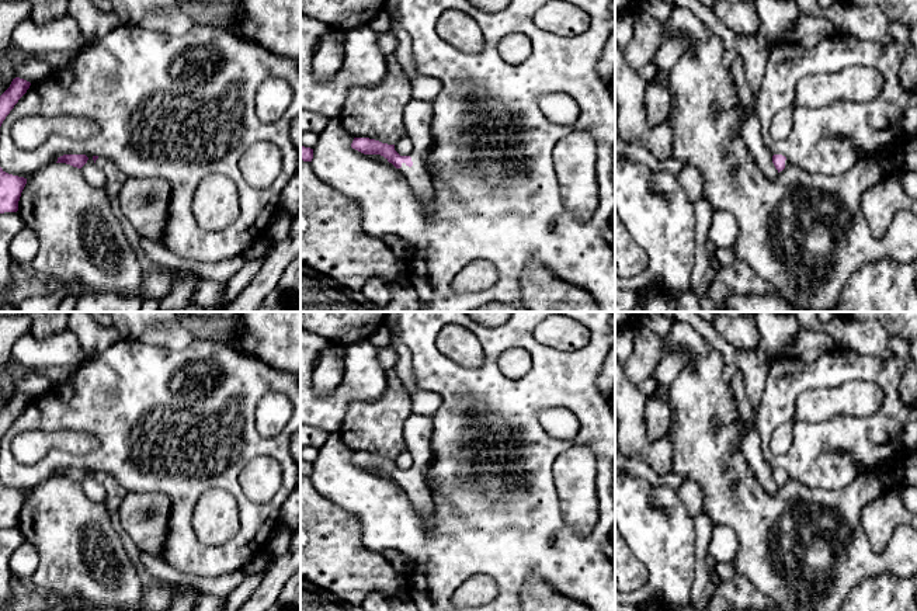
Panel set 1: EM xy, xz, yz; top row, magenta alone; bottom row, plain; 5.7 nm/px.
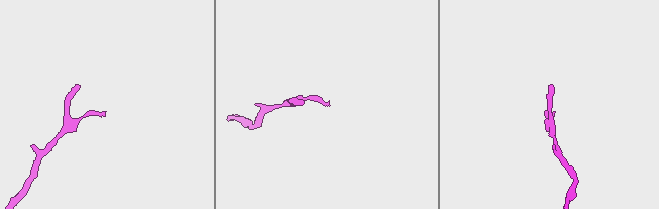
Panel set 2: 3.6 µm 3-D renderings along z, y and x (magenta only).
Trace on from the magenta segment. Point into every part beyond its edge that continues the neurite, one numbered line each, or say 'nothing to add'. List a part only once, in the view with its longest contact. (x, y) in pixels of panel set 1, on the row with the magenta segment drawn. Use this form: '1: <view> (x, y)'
1: xz (419, 114)

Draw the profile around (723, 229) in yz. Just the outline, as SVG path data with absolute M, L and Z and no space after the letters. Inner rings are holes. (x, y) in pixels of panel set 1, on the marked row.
M713 211L708 239L719 247L733 247L739 226L733 215L726 211Z

